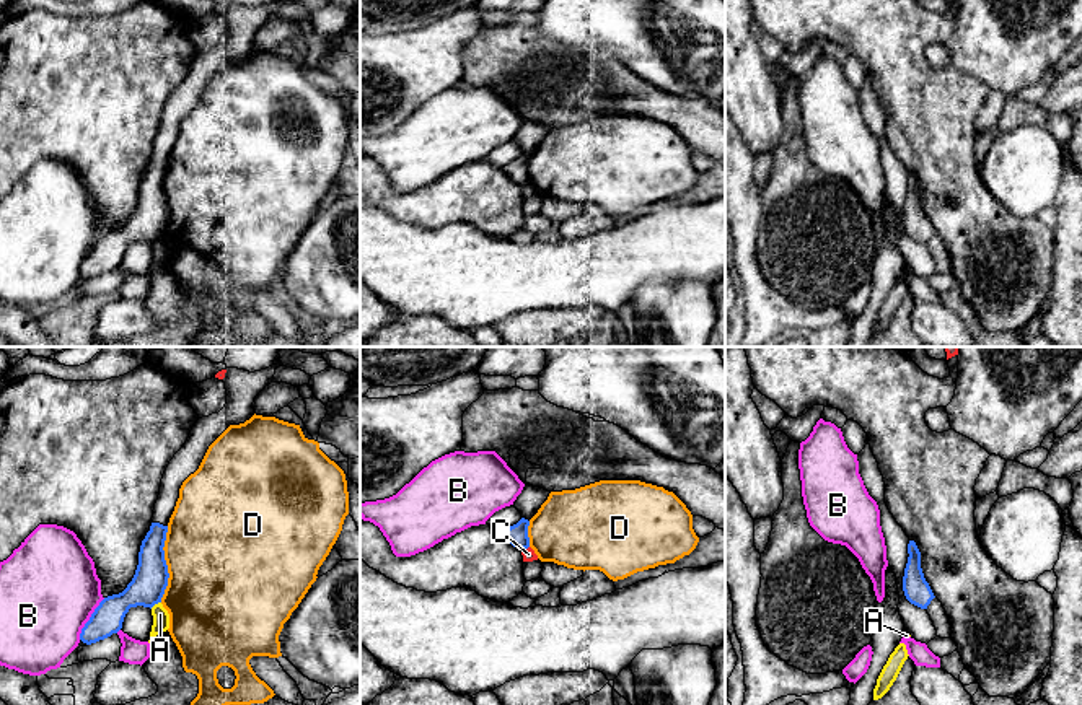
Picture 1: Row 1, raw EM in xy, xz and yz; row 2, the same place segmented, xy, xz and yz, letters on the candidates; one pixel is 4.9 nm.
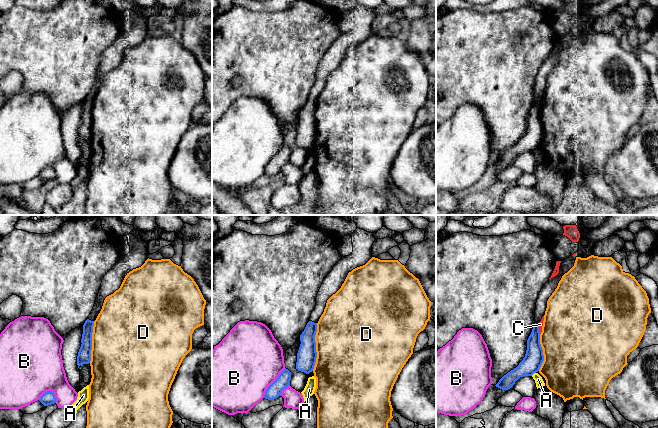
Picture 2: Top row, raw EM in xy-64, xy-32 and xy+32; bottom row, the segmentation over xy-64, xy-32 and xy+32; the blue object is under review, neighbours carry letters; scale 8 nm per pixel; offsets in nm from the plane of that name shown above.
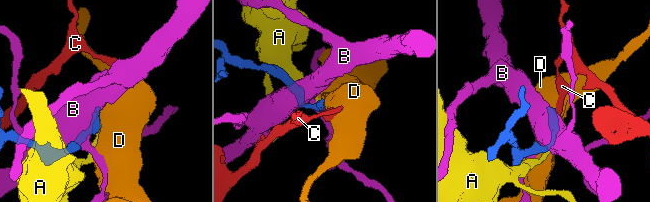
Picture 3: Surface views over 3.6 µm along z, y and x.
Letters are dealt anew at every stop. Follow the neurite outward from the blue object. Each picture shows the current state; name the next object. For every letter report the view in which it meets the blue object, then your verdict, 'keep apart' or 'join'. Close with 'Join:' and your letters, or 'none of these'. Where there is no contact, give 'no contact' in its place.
A: xy | keep apart
B: xy | keep apart
C: xz | keep apart
D: xy | keep apart
Join: none of these

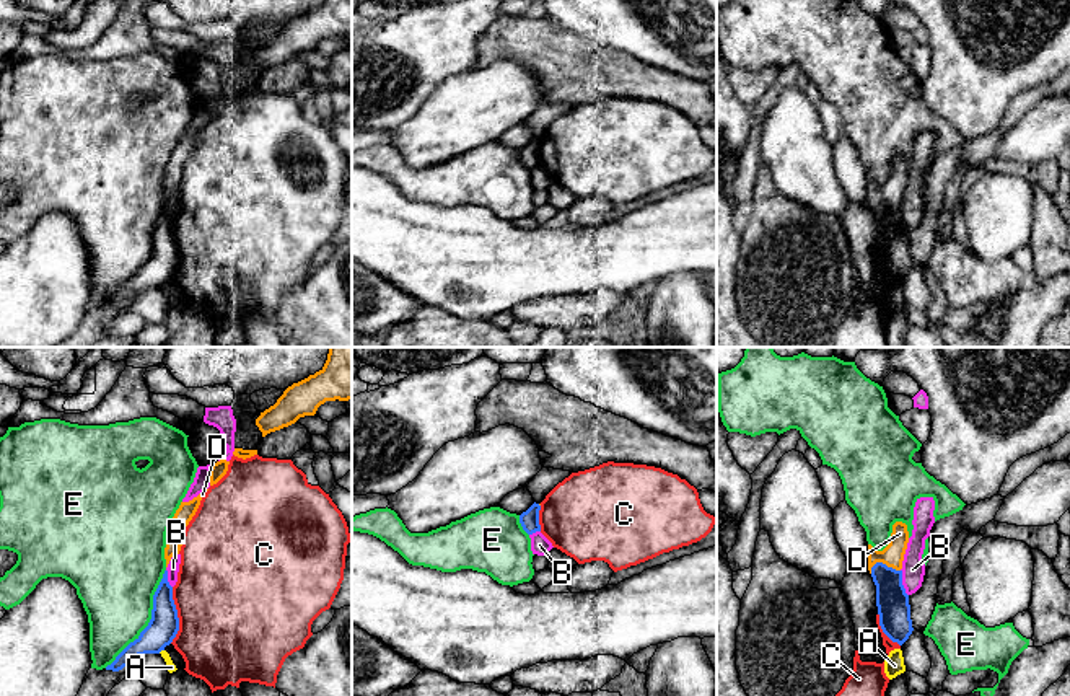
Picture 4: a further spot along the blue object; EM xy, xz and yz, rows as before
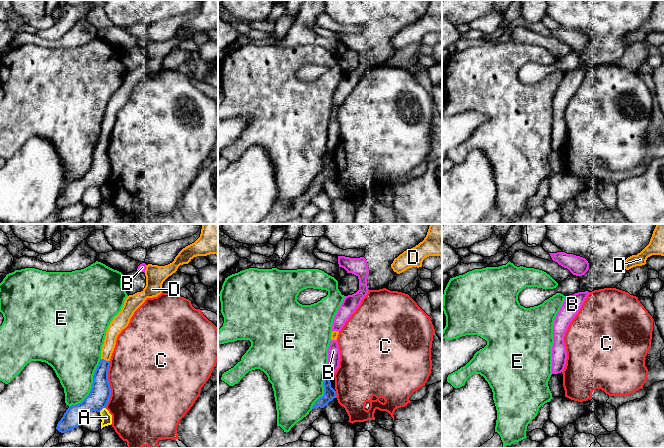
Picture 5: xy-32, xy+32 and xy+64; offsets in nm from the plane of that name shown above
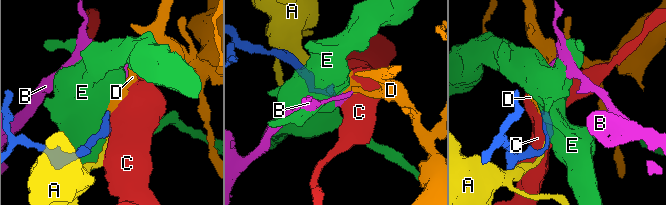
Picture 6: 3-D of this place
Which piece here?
A: xy | keep apart
B: yz | keep apart
C: xy | keep apart
D: yz | join
E: xy | keep apart
Join: D

